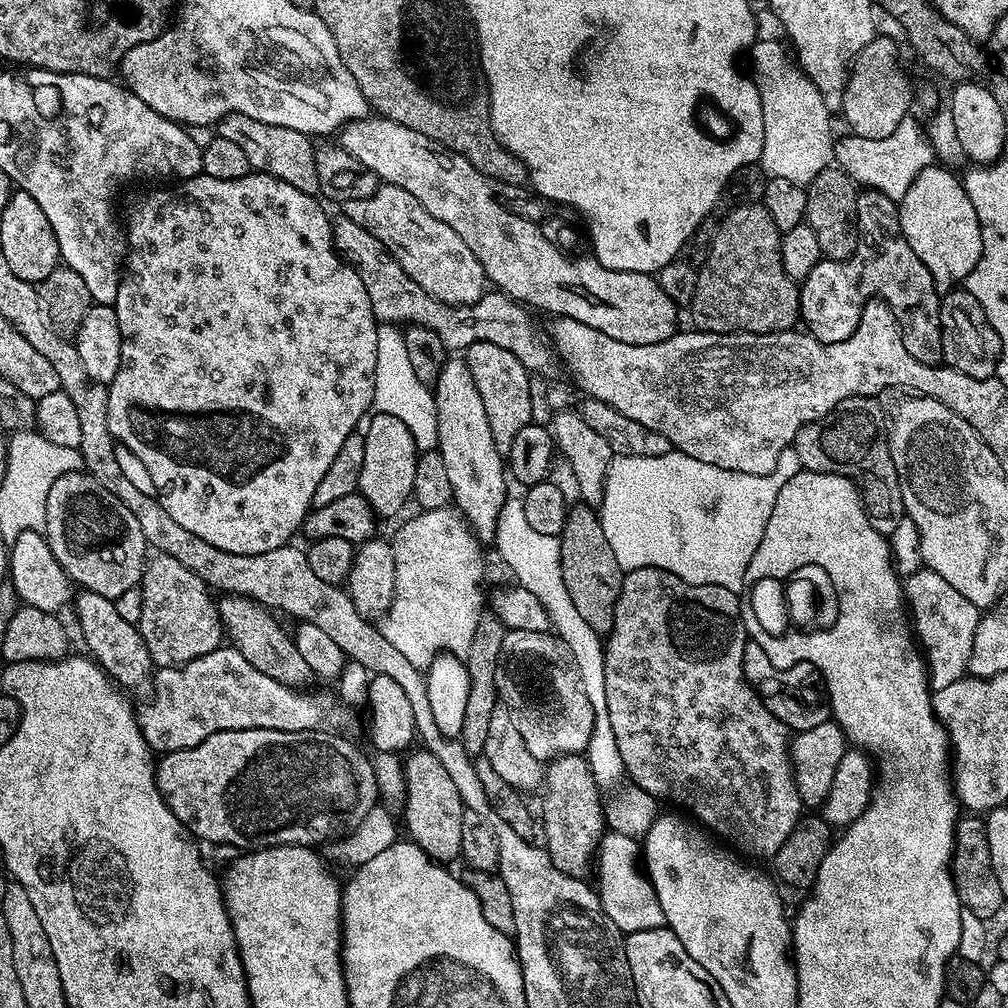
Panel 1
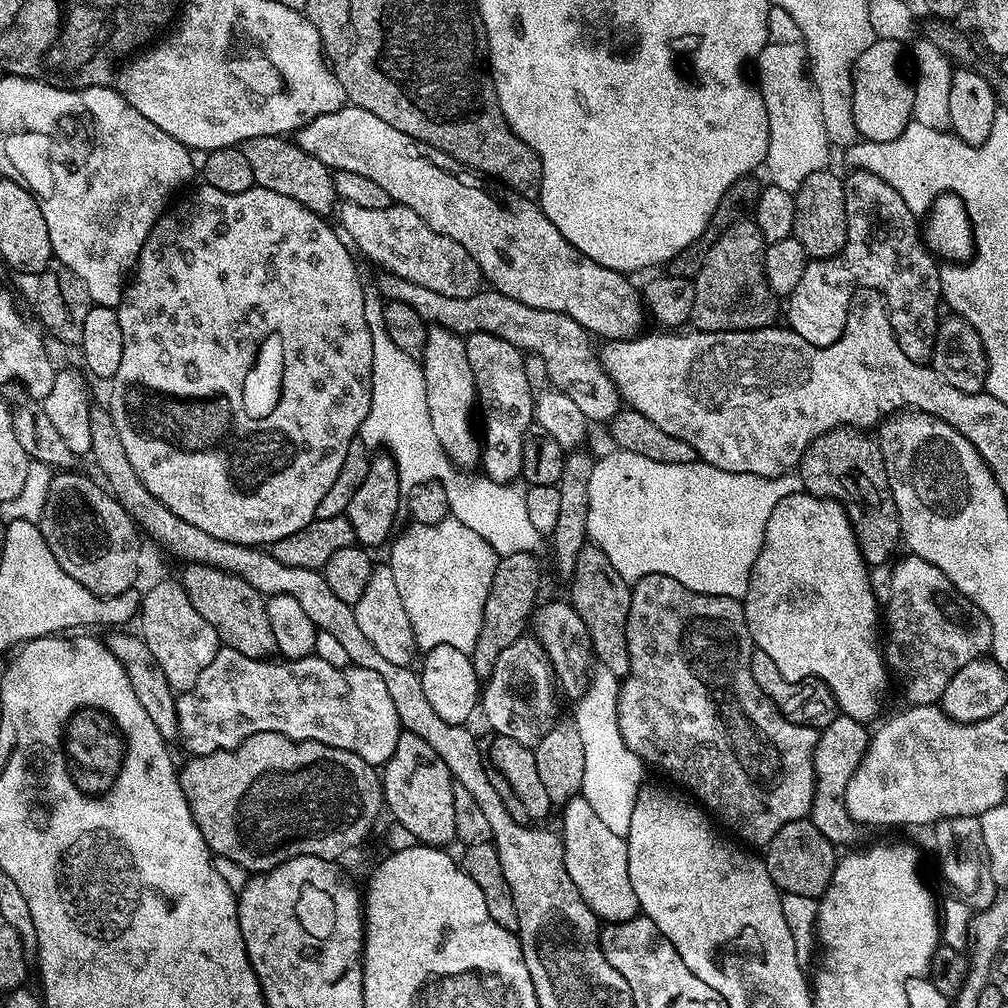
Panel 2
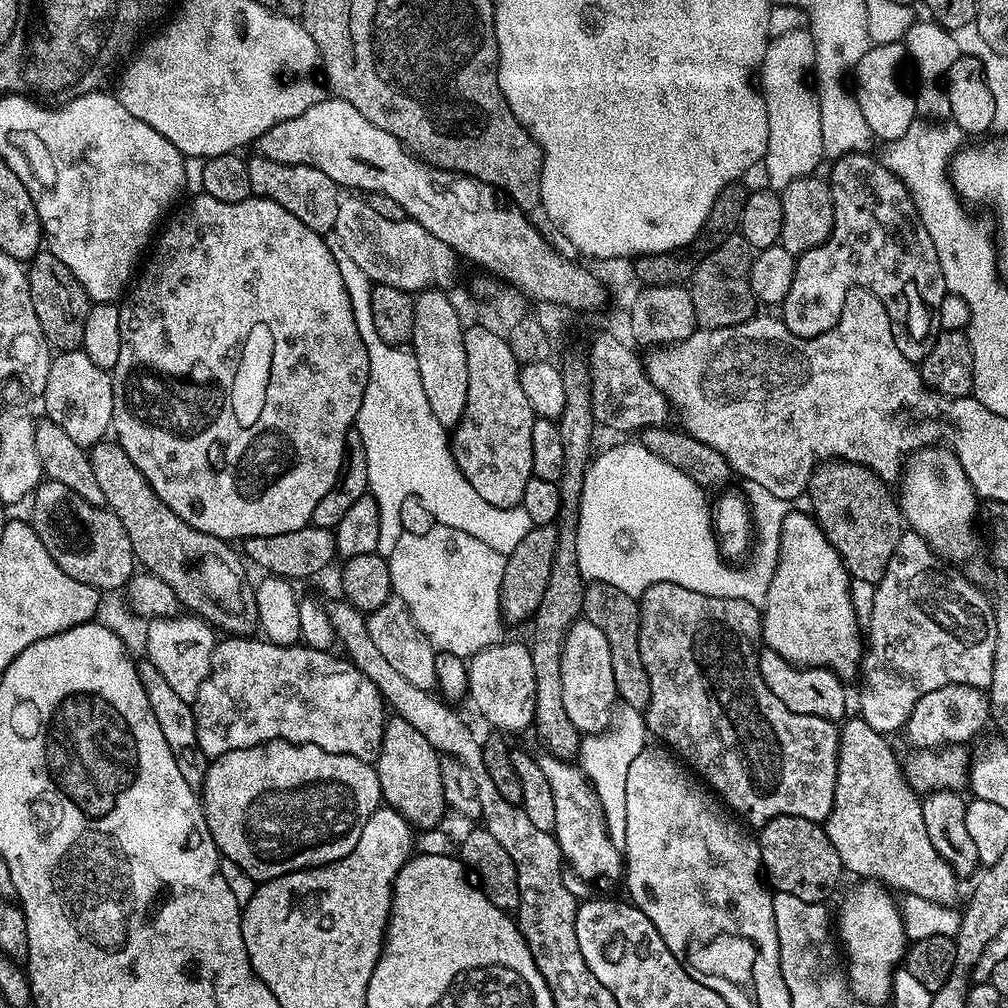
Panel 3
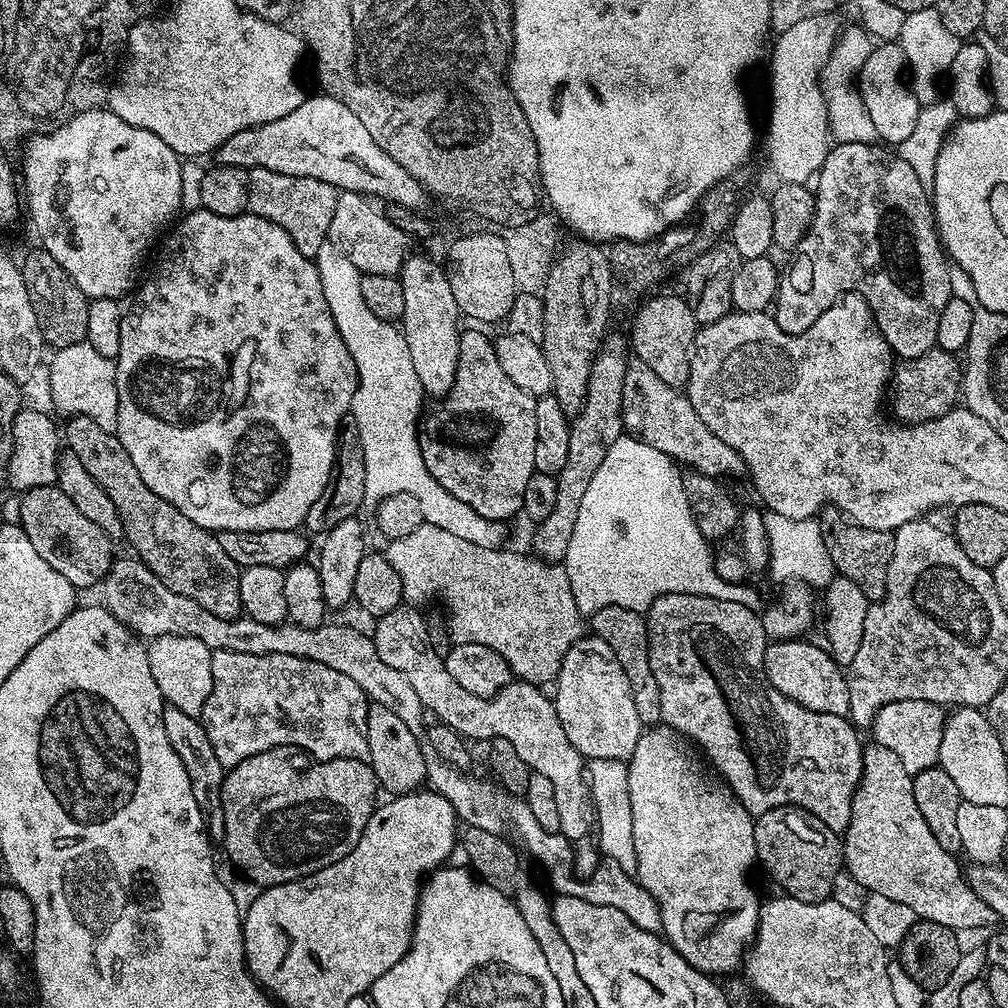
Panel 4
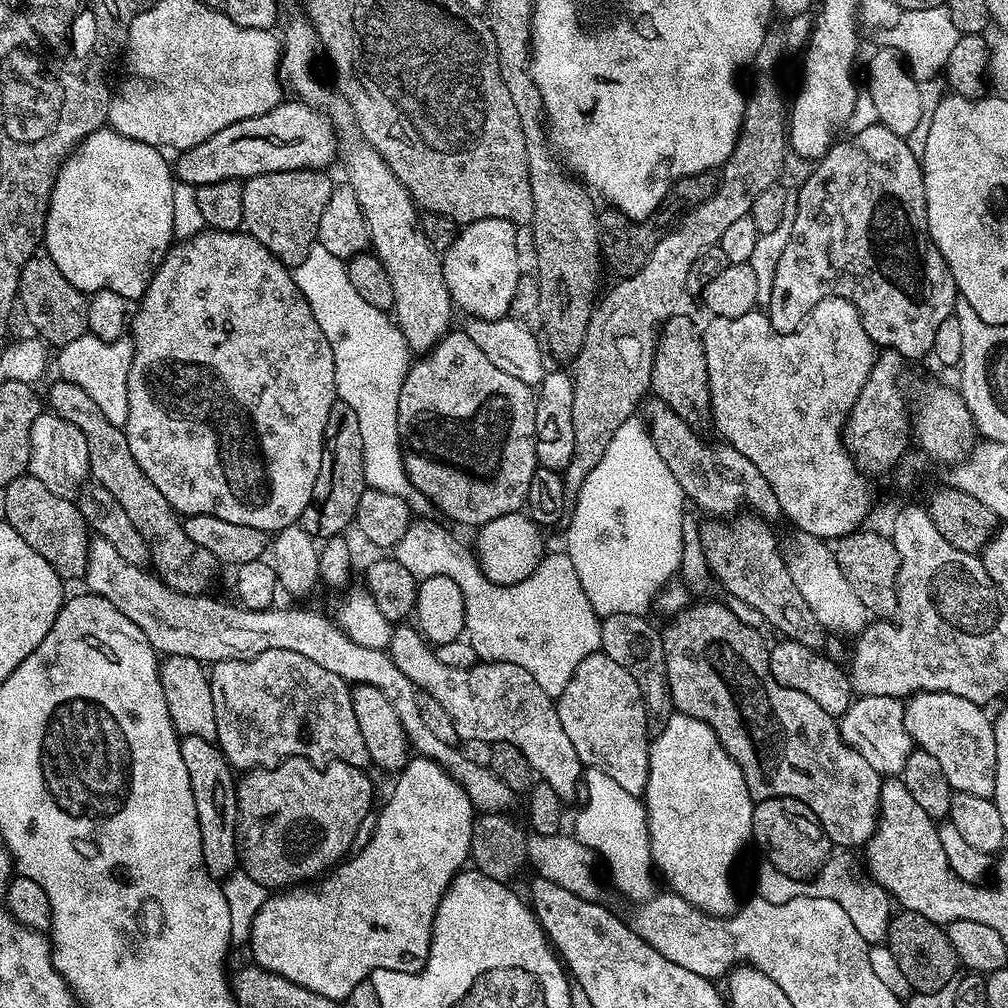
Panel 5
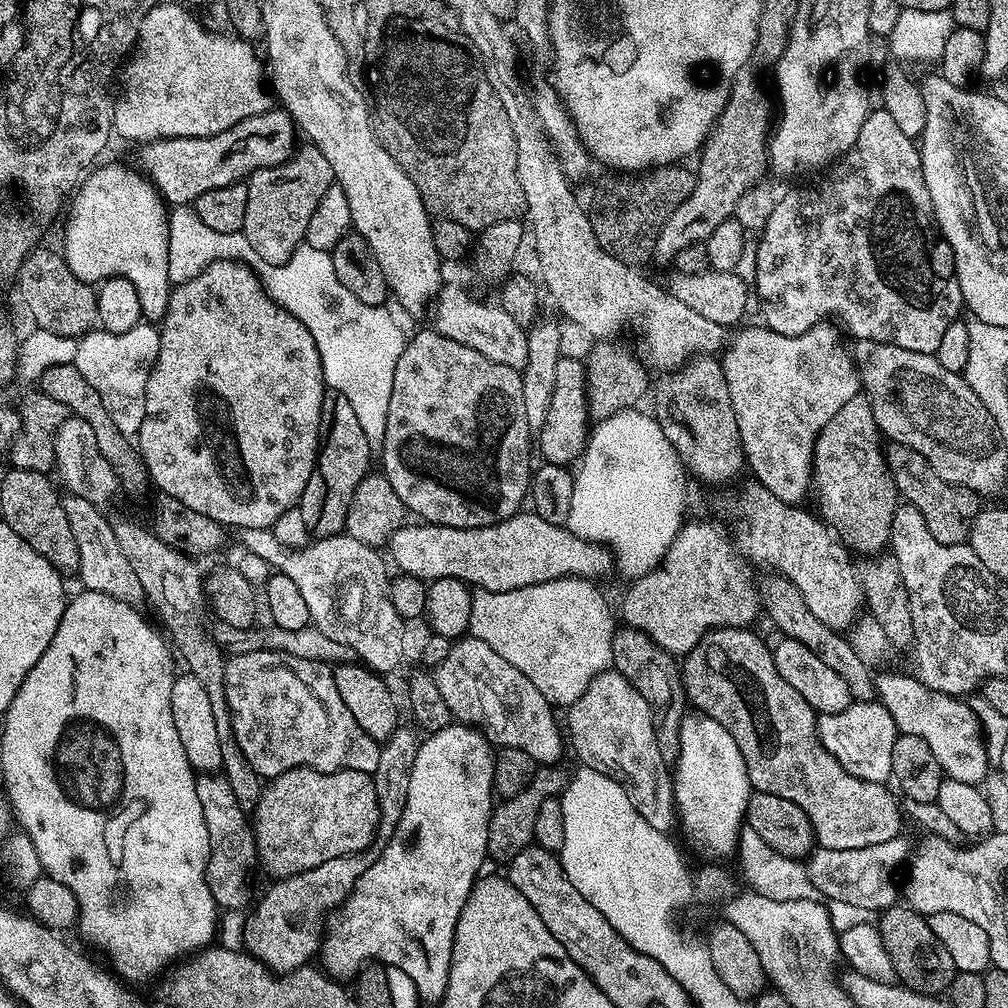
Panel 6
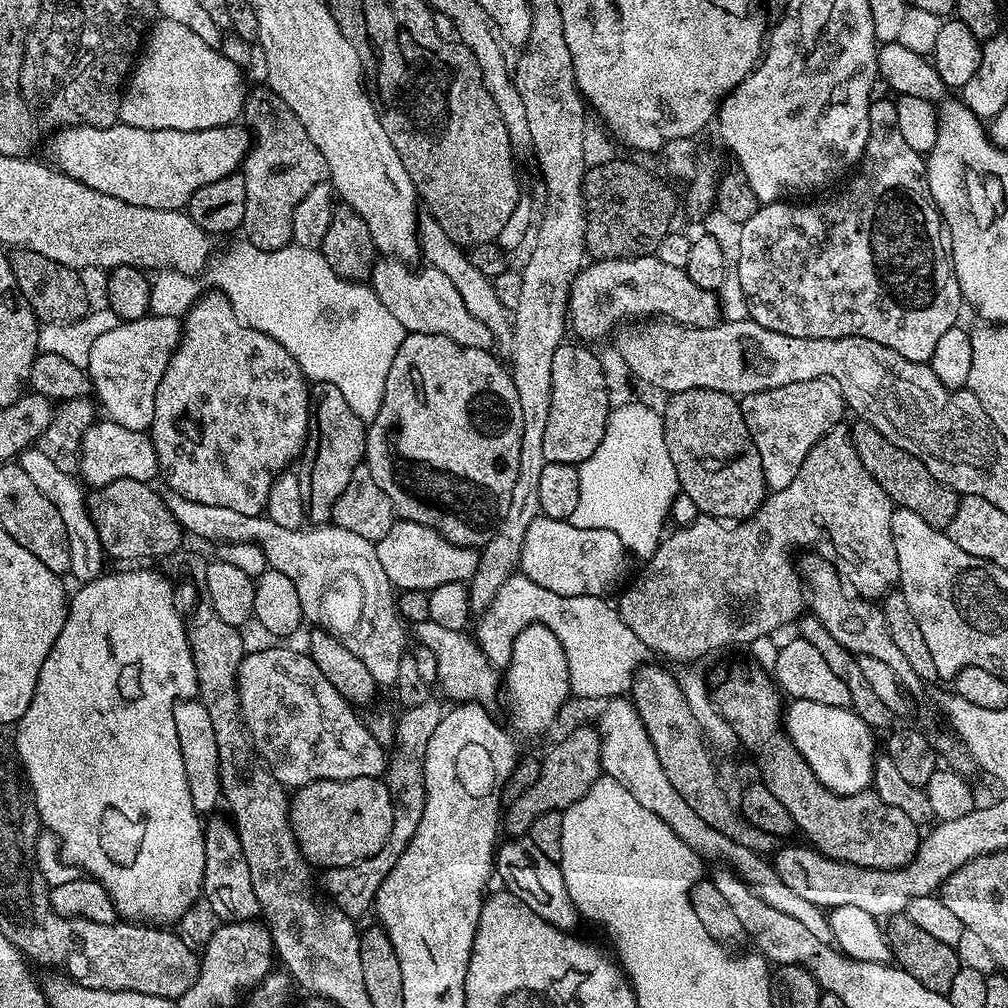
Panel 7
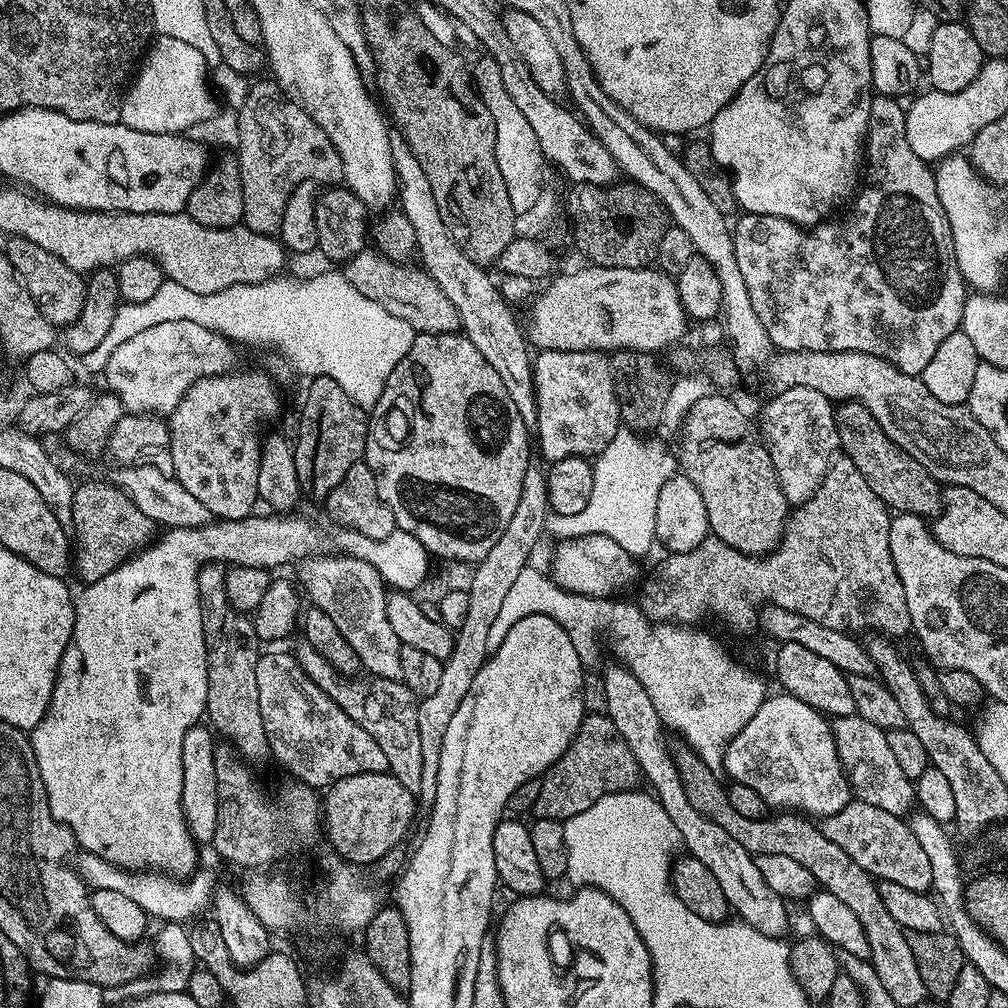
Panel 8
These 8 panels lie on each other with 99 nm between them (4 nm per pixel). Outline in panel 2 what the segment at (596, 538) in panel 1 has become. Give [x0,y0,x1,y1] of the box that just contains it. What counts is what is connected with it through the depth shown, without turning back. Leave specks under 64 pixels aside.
[570,542,632,678]

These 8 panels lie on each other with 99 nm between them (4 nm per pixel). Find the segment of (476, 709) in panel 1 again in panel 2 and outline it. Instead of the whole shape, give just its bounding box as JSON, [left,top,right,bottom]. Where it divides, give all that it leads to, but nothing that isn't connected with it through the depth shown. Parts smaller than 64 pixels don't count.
[470,551,540,680]

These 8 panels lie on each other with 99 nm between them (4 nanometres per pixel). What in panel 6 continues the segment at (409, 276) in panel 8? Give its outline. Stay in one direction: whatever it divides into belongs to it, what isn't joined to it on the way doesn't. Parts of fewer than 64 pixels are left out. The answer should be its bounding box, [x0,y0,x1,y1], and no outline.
[433,283,529,371]

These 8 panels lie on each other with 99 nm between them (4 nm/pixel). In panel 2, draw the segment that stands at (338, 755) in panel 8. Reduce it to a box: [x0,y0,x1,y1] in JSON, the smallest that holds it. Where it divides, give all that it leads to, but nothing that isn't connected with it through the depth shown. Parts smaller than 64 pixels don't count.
[176,647,402,766]

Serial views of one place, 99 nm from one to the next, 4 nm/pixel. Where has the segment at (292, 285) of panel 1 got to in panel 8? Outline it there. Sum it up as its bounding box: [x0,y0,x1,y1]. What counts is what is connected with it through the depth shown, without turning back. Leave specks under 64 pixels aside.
[167,370,280,521]

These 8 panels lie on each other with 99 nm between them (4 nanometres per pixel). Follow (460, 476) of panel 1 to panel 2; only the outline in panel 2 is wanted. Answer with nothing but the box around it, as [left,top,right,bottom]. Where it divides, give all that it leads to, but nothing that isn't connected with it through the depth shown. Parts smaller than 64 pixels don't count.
[422,327,482,470]

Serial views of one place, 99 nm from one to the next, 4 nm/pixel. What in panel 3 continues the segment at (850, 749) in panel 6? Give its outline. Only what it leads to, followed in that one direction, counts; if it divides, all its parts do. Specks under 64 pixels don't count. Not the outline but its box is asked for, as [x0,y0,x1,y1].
[906,684,990,750]

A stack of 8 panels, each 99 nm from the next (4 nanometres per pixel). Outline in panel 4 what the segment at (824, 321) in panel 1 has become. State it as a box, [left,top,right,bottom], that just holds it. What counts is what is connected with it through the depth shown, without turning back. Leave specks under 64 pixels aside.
[774,142,953,360]

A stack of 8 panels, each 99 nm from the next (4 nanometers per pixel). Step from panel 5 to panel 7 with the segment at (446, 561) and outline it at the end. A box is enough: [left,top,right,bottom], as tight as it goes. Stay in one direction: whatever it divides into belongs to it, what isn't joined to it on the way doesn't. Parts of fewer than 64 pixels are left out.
[474,574,650,700]

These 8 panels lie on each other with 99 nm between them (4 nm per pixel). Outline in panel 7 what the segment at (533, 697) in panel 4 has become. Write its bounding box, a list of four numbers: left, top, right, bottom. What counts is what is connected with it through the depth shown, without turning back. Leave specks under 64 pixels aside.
[415,620,502,705]

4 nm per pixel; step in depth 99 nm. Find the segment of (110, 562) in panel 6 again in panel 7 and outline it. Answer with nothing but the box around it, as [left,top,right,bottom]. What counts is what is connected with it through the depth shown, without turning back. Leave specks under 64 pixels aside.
[18,446,106,582]

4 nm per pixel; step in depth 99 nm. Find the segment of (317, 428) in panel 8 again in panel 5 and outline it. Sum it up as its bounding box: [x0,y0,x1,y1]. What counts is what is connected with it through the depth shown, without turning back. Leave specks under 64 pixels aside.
[302,399,366,542]

